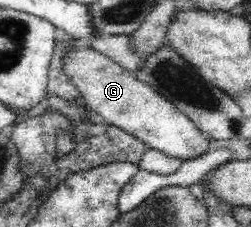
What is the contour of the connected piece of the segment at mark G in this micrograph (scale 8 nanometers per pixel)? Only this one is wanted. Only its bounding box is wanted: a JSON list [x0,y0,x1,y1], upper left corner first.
[63,48,213,161]

